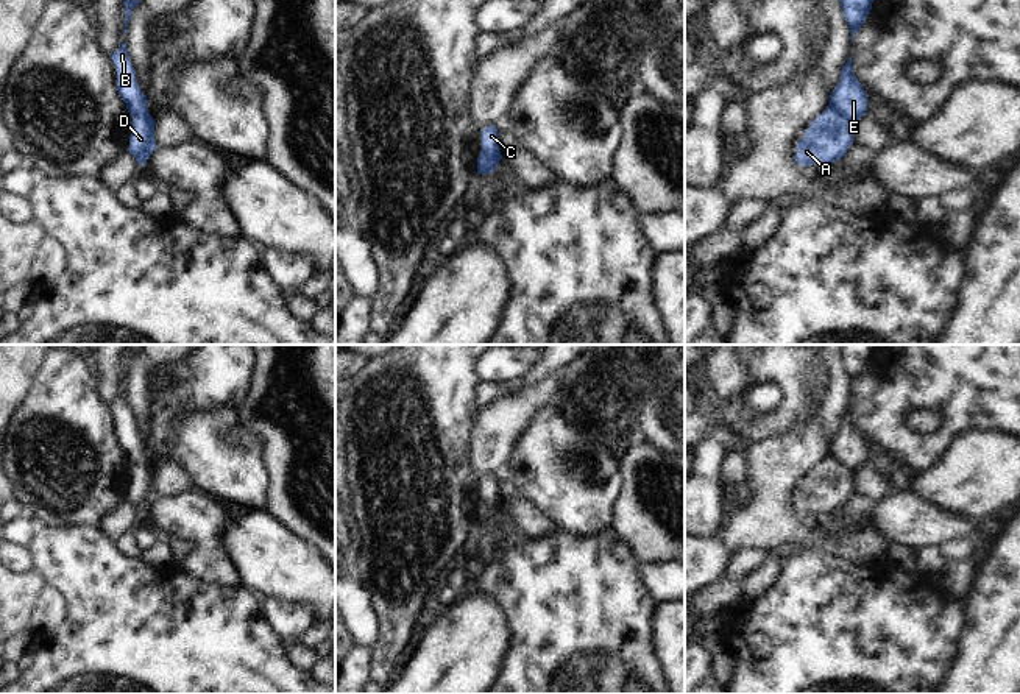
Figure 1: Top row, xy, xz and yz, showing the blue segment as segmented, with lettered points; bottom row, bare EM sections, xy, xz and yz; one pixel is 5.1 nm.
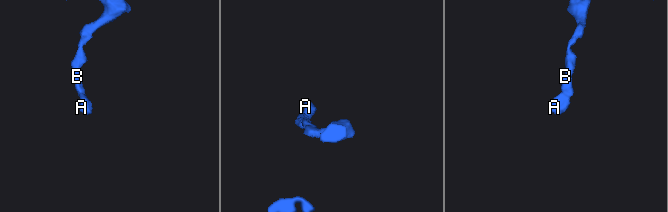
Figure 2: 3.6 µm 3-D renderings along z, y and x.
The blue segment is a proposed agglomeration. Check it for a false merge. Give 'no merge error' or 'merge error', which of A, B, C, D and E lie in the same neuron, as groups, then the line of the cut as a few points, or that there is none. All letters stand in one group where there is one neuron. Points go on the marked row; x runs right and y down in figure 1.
merge error; A C D / B E; cut in yz along (830, 103), (853, 123)

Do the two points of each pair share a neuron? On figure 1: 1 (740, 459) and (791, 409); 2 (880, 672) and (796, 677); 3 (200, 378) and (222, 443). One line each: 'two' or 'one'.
1: two
2: one
3: two

